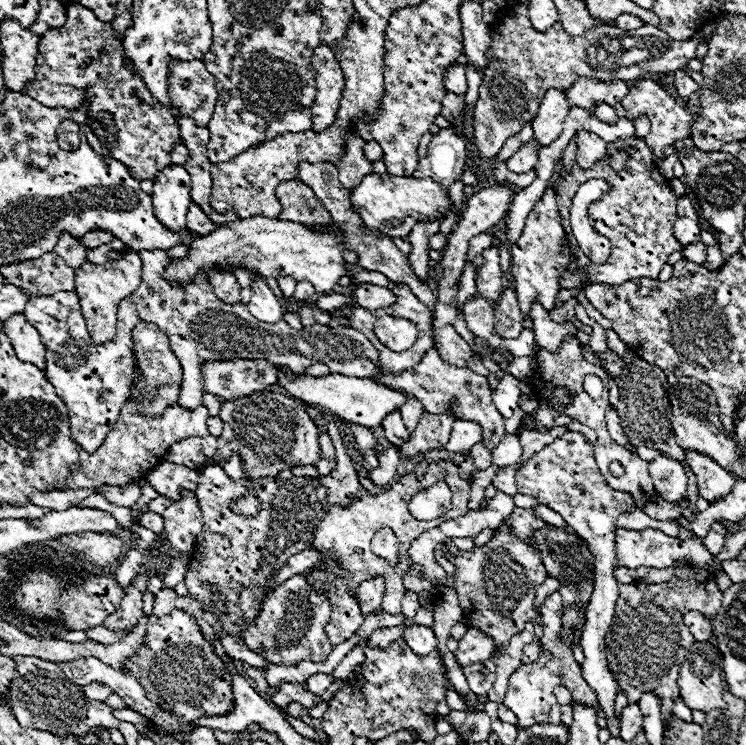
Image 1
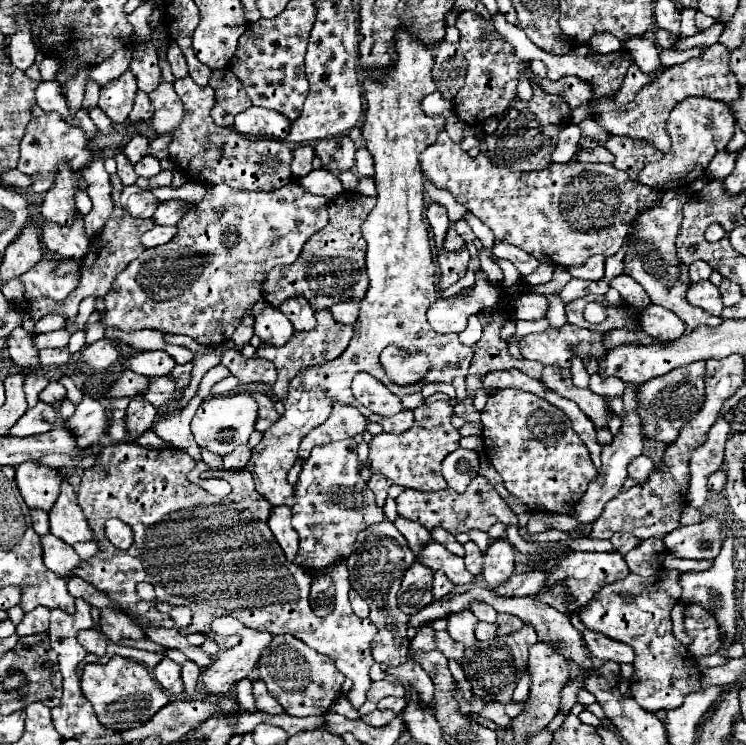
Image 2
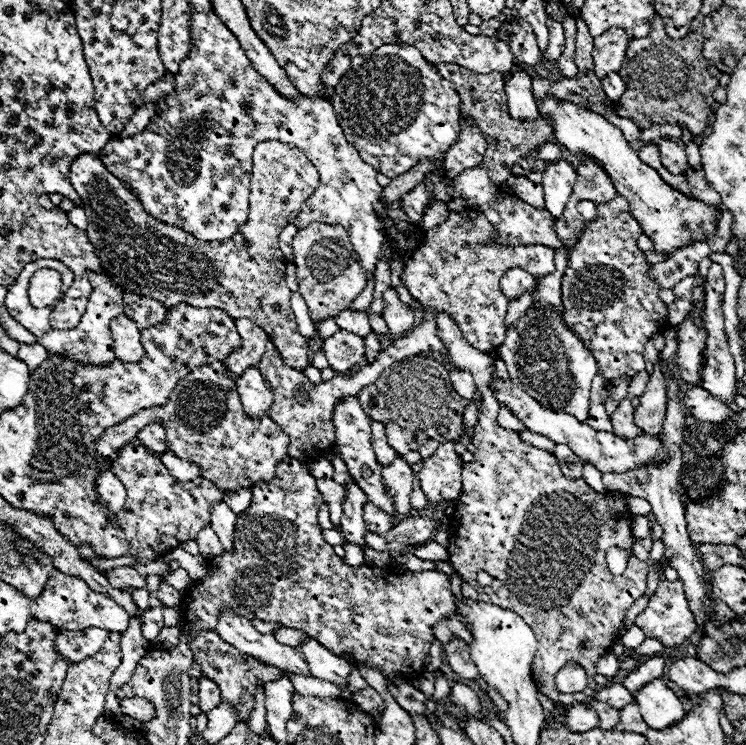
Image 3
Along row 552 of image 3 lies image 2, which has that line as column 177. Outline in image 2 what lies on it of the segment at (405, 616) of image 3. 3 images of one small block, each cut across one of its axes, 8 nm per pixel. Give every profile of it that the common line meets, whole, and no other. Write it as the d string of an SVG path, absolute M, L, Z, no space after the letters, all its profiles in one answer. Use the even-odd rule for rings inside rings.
M290 182L286 186L282 186L280 190L274 190L274 192L248 192L248 190L234 190L226 184L218 184L218 186L210 186L206 190L206 196L202 198L202 202L186 208L184 216L180 218L180 222L176 224L178 232L174 234L174 238L164 244L164 246L156 246L152 250L144 250L142 256L138 256L138 260L134 260L124 272L120 272L112 284L112 290L106 294L104 302L106 302L106 312L104 312L104 326L110 328L110 326L116 326L124 332L132 332L132 330L144 330L144 328L152 328L152 330L158 330L158 332L164 332L164 334L186 334L190 338L194 338L198 344L202 346L220 346L220 344L226 344L234 330L240 326L240 320L244 316L244 312L258 300L262 300L262 292L260 292L260 284L262 280L266 278L266 274L278 266L278 264L292 264L300 250L302 250L302 244L306 244L306 240L322 230L326 224L328 224L328 204L330 200L324 198L324 196L314 196L310 192L306 192L300 184L296 182Z

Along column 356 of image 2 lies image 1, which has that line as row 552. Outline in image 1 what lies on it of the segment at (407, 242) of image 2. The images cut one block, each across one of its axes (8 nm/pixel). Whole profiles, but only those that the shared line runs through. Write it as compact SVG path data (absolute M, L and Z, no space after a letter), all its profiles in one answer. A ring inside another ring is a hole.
M430 462L430 468L428 468L428 472L426 472L426 476L424 476L422 482L418 482L414 478L414 474L408 472L398 482L392 482L390 488L388 488L388 492L364 494L352 506L332 506L332 510L328 512L328 518L324 518L324 522L320 522L320 526L316 530L316 536L312 538L312 546L308 546L308 548L320 550L320 556L322 558L316 562L316 568L314 570L308 570L308 580L312 582L312 578L314 578L316 590L324 590L328 594L328 602L332 606L332 614L330 614L330 620L328 620L328 626L326 626L326 634L332 640L332 646L338 646L344 640L348 640L350 636L354 636L356 630L364 622L364 616L359 616L361 615L359 606L354 606L354 599L346 599L346 595L344 595L346 588L354 590L364 580L372 580L376 576L382 576L384 582L386 582L386 594L382 598L384 600L382 608L388 614L394 614L394 616L402 612L402 598L408 592L406 586L404 586L404 578L402 578L410 570L408 548L410 548L412 540L416 540L422 532L426 532L430 528L436 528L440 524L440 520L420 522L420 520L412 518L412 514L410 514L410 510L406 506L408 506L412 494L416 494L416 490L420 490L424 486L432 486L432 484L436 484L440 480L442 482L448 482L448 486L452 488L452 492L460 492L458 516L468 514L470 484L458 476L458 466L448 464L448 462ZM384 526L392 528L394 534L396 534L396 538L398 538L398 542L400 542L400 566L398 568L388 566L382 558L378 558L370 550L372 536L380 528L384 528ZM326 558L334 560L336 566L326 566ZM354 611L358 611L358 613L354 613Z

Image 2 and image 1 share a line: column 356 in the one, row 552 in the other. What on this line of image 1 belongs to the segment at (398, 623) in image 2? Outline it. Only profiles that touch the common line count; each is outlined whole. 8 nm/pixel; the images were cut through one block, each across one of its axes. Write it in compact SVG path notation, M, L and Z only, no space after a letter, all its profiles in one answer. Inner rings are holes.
M552 524L542 526L532 536L534 536L534 542L530 542L530 546L540 552L546 572L550 576L558 578L558 582L560 582L558 592L562 594L564 606L586 608L590 602L592 590L594 590L594 556L588 548L588 542L584 542L584 538L580 538L574 530L556 528Z

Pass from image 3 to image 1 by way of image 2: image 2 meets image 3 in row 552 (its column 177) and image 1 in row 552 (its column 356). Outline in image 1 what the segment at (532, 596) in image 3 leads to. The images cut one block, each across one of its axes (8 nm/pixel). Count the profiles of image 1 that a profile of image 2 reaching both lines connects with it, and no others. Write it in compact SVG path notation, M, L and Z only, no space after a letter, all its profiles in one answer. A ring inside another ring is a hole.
M620 528L618 534L616 534L616 564L618 566L632 568L632 570L636 570L640 566L668 568L678 558L686 560L688 564L698 564L698 568L704 568L710 574L720 570L720 562L712 560L710 552L706 550L706 546L702 544L702 540L698 536L692 536L688 540L680 540L680 538L670 538L662 530L654 530L654 528L646 528L646 530L626 530L626 528Z

